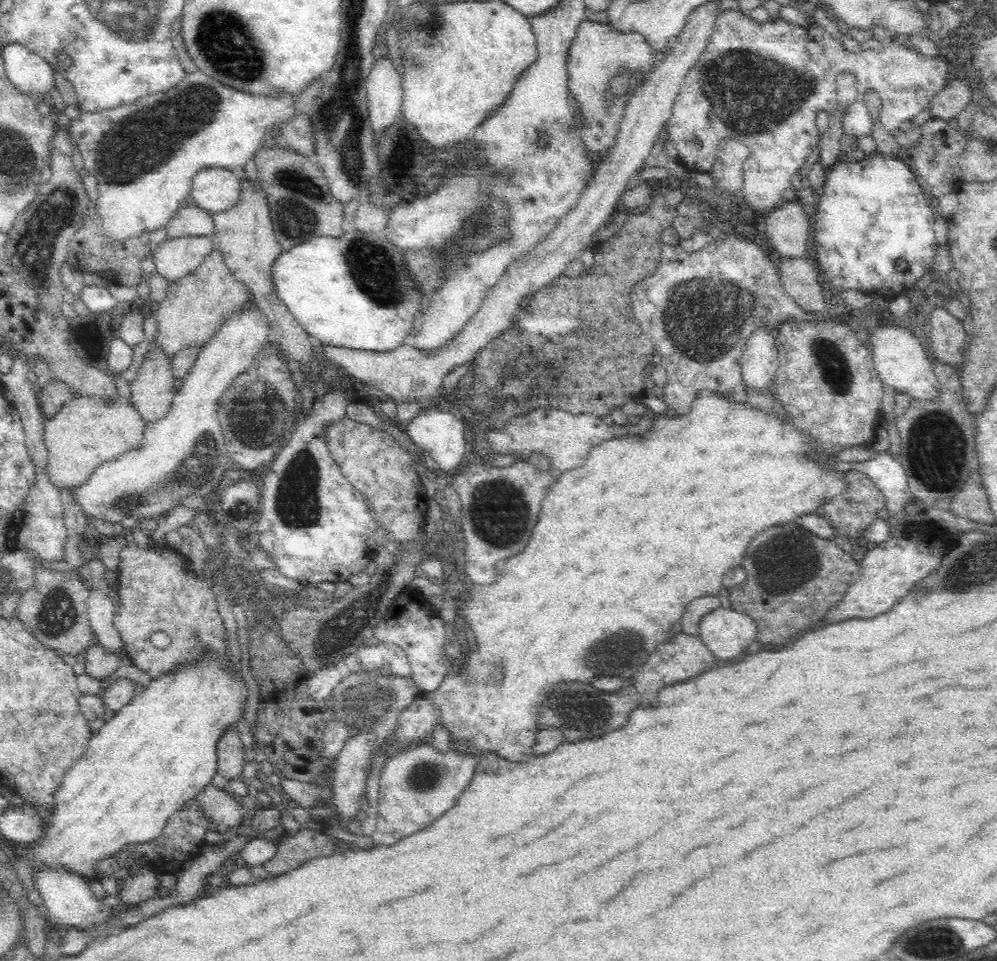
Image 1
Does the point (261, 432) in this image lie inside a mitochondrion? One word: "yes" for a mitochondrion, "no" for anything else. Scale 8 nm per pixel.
yes

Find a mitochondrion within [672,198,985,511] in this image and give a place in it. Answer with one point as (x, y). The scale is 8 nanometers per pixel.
(933, 454)

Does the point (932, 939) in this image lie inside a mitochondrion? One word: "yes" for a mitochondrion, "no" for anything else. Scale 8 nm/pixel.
yes

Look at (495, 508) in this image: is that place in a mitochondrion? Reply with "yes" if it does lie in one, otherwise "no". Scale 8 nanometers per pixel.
yes

